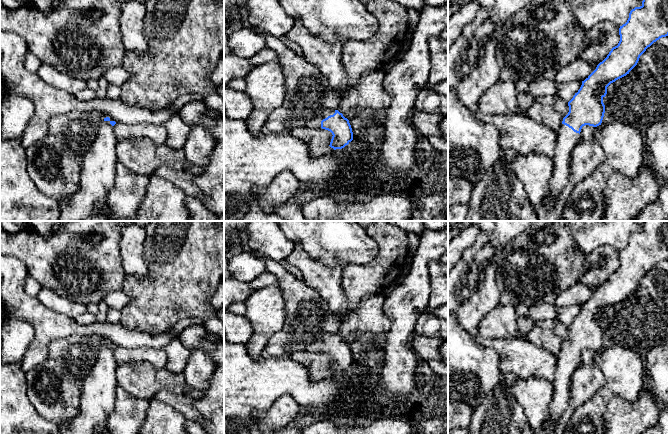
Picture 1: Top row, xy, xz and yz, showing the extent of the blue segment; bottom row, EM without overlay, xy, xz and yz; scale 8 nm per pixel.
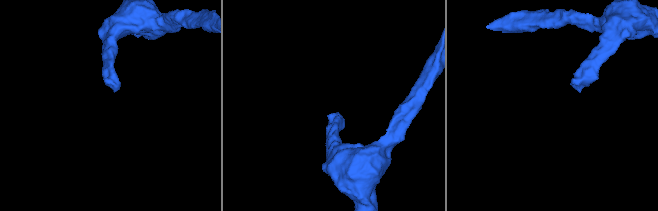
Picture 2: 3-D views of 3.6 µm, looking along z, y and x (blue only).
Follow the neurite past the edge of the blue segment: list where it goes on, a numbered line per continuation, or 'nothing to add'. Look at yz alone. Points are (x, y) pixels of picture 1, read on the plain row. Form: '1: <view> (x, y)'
1: yz (567, 363)

